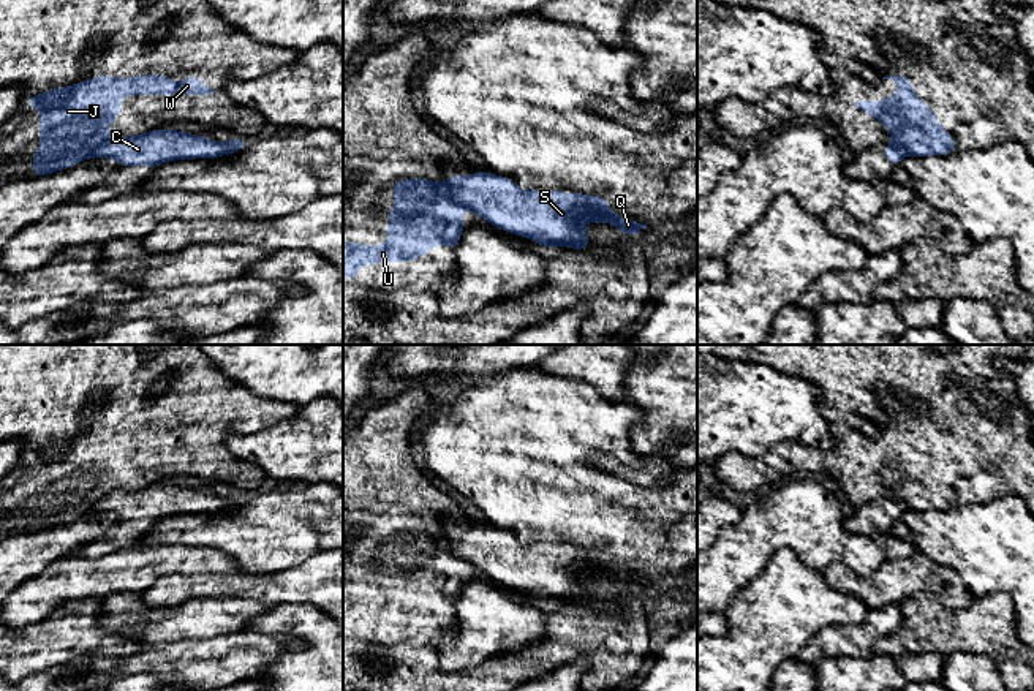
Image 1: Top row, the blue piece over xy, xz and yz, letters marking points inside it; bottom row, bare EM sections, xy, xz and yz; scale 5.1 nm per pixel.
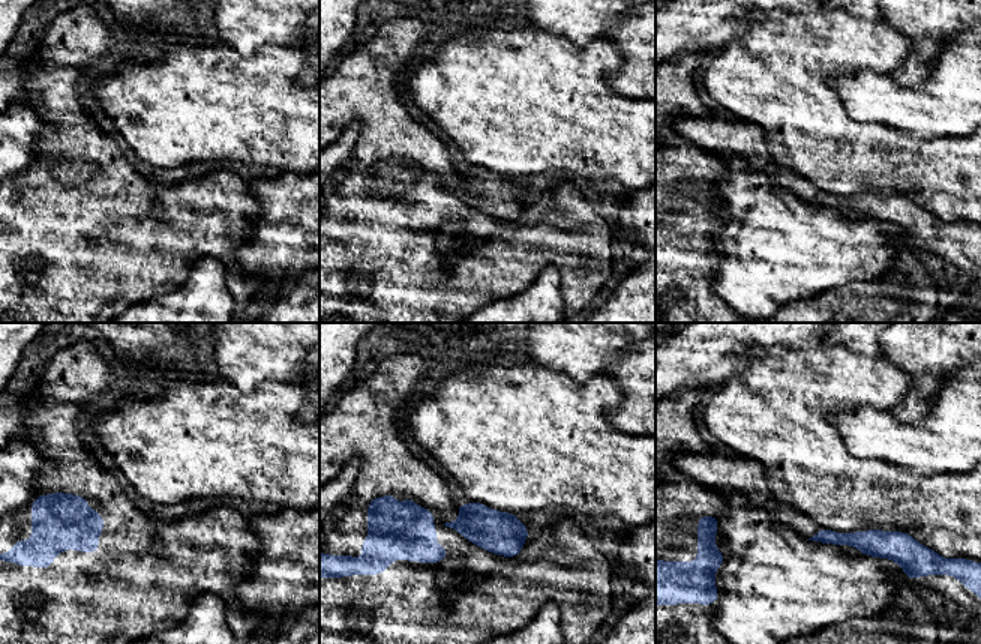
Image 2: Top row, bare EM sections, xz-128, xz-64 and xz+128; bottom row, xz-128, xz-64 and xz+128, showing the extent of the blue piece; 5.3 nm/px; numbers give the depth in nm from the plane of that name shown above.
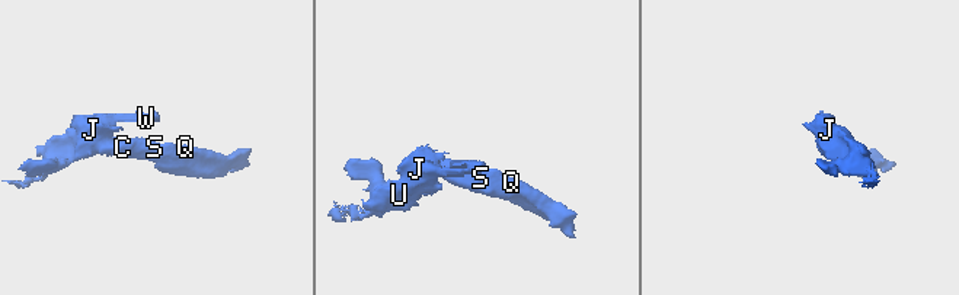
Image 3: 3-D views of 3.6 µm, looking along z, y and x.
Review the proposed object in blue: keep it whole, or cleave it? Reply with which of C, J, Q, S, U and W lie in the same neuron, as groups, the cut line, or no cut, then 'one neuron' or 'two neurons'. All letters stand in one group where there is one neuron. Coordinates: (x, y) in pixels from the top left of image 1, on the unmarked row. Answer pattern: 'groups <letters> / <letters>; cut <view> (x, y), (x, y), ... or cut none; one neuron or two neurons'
groups C Q S / J U W; cut xz (446, 535), (451, 551), (462, 562); two neurons

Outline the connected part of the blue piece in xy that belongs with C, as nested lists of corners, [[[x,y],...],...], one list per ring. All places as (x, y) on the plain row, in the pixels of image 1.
[[[157,482],[136,490],[109,492],[92,512],[112,512],[119,520],[158,522],[175,514],[220,512],[247,501],[245,493],[231,492],[226,497],[217,497],[193,487]]]

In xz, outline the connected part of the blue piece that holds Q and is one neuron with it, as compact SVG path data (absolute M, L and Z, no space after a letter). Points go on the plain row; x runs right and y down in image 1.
M473 527L470 530L459 530L446 534L451 541L452 552L462 560L484 572L495 582L533 593L541 601L568 601L571 604L583 604L590 601L590 590L582 582L583 577L610 577L623 588L634 588L640 591L640 585L647 579L637 577L631 572L621 572L609 561L609 555L583 547L568 547L555 544L522 544L512 533L501 531L493 527Z

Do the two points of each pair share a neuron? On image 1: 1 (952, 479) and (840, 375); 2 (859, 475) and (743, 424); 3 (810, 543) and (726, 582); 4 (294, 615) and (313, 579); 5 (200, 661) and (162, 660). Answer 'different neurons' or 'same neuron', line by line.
1: same neuron
2: different neurons
3: same neuron
4: different neurons
5: same neuron

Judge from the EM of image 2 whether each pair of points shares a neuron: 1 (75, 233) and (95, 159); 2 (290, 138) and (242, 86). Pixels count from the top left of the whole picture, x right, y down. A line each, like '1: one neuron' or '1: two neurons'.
1: one neuron
2: one neuron

